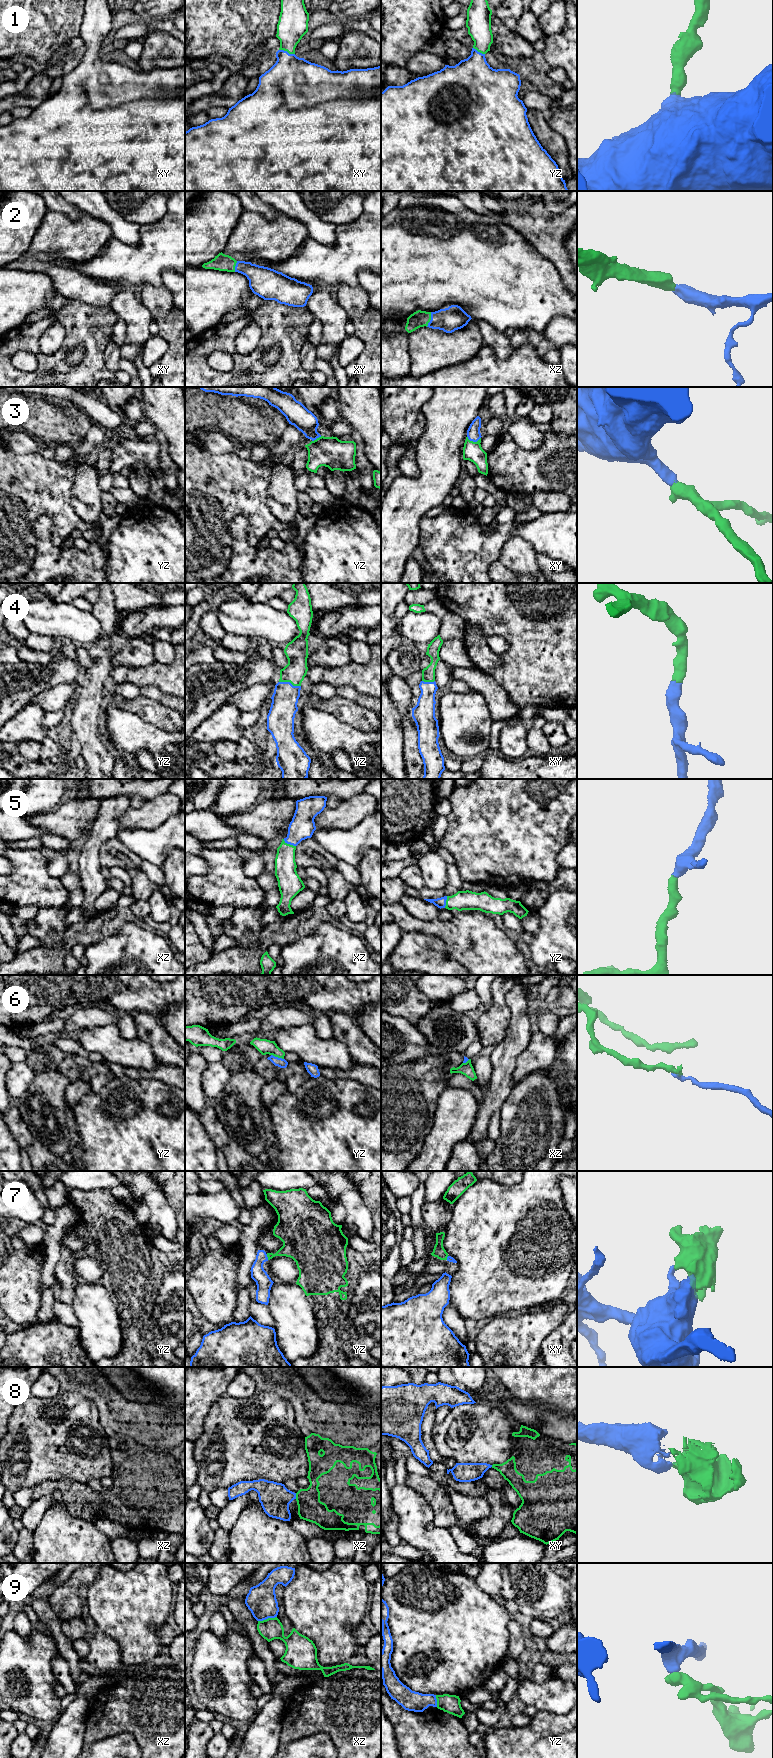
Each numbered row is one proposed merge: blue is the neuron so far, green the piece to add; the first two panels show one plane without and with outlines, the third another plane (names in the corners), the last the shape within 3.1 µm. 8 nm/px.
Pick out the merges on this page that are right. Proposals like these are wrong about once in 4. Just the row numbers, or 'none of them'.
1, 2, 3, 4, 5, 8

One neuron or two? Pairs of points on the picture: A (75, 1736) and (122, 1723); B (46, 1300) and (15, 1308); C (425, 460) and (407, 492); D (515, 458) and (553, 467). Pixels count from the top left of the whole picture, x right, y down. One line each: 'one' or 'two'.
A: two
B: two
C: one
D: one

